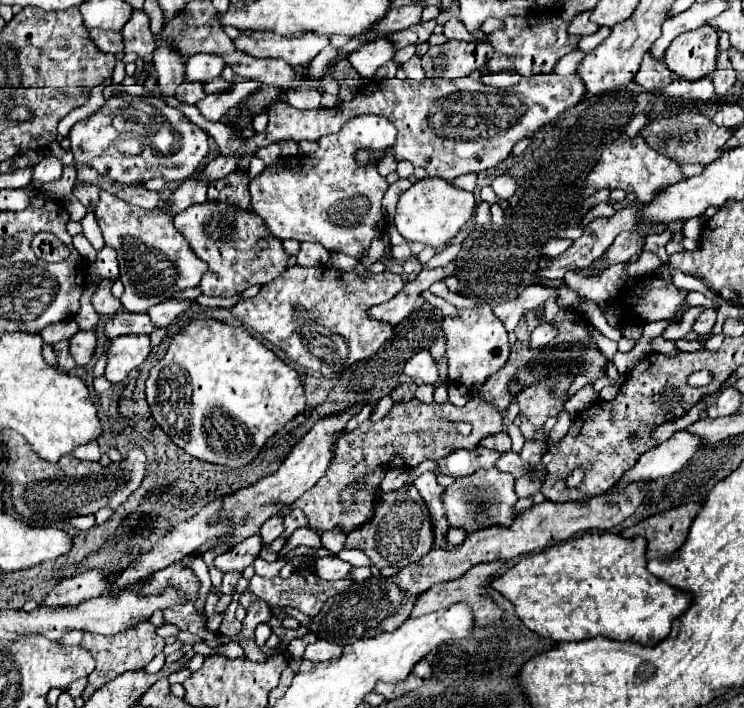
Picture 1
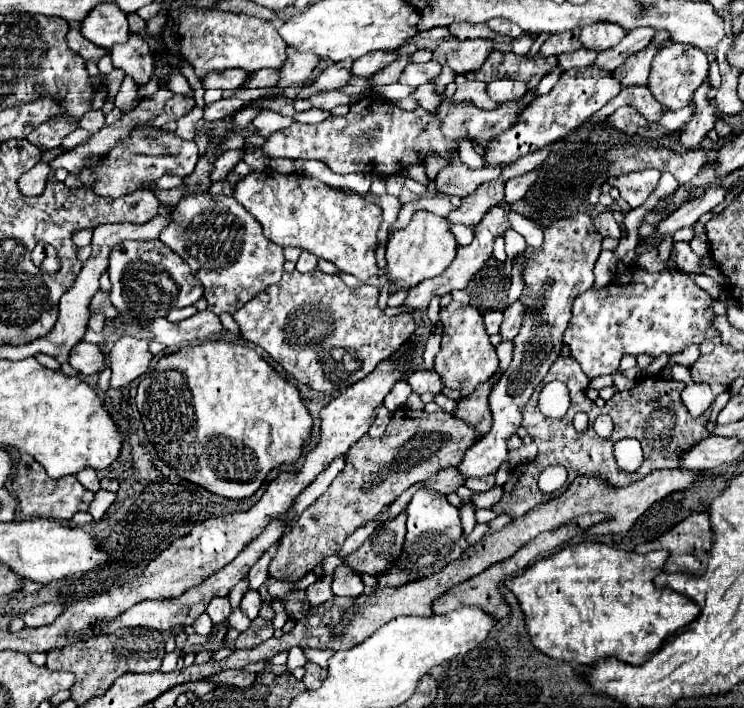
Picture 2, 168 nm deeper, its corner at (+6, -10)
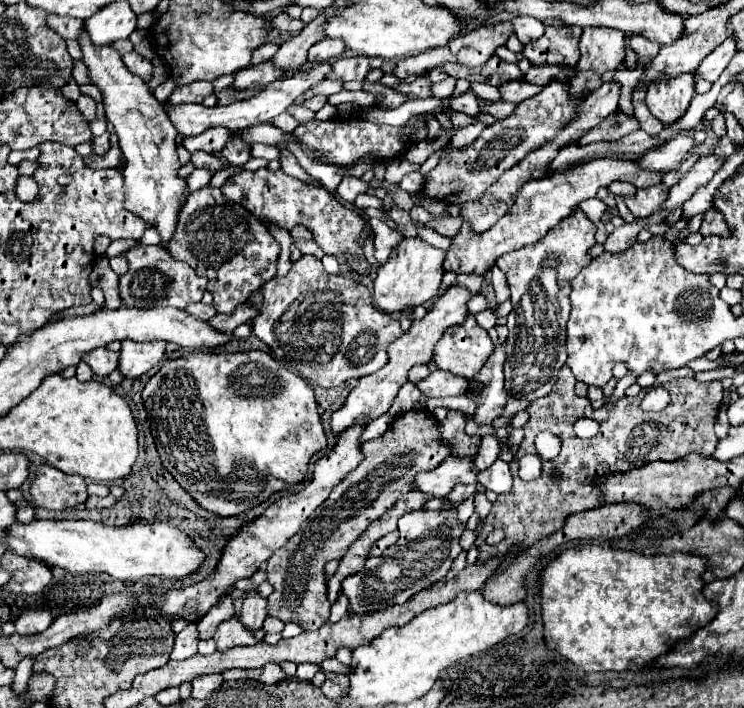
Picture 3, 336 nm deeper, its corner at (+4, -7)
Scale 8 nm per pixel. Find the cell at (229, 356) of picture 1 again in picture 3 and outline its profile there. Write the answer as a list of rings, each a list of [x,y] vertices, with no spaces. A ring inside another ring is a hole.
[[[200,351],[166,361],[146,383],[142,401],[162,465],[202,509],[218,517],[240,517],[270,495],[304,481],[312,455],[326,447],[312,385],[264,351],[234,355]]]

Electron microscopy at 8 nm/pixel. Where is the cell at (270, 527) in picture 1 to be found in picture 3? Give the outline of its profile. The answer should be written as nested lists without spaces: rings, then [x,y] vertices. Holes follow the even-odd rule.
[[[258,591],[244,593],[242,609],[240,609],[240,621],[246,629],[258,631],[262,629],[262,623],[266,619],[266,599],[258,595]]]

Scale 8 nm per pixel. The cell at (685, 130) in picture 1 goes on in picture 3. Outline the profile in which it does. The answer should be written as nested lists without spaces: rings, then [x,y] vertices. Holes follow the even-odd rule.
[[[594,159],[588,163],[574,165],[568,171],[548,175],[542,181],[528,181],[526,185],[522,185],[516,203],[512,205],[512,211],[506,213],[506,217],[498,219],[494,227],[490,227],[486,233],[474,237],[474,233],[470,233],[470,225],[466,223],[462,225],[460,233],[452,239],[452,247],[446,255],[444,269],[450,269],[454,273],[478,273],[478,275],[486,273],[496,263],[496,257],[520,249],[524,245],[536,243],[554,225],[558,225],[562,217],[570,215],[570,211],[574,211],[574,207],[578,207],[580,201],[596,197],[600,187],[608,187],[614,181],[628,181],[634,187],[652,187],[654,183],[662,181],[662,175],[656,171],[642,171],[632,161]]]

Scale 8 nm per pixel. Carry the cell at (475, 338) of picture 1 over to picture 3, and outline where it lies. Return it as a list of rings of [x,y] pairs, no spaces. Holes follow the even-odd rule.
[[[468,315],[462,325],[446,329],[442,339],[434,347],[434,363],[438,369],[450,371],[458,377],[470,381],[474,387],[474,375],[492,355],[494,345],[488,333],[474,321],[474,315]]]

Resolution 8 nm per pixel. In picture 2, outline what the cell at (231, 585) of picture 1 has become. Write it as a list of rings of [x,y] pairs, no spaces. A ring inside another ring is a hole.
[[[214,598],[210,604],[208,604],[208,610],[206,610],[212,618],[212,624],[218,624],[222,622],[224,618],[228,618],[230,614],[230,604],[228,604],[228,598]]]

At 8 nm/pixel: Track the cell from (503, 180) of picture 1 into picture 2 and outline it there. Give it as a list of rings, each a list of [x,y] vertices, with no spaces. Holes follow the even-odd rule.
[[[534,170],[534,172],[528,172],[524,176],[506,180],[506,184],[504,184],[504,200],[506,202],[518,202],[518,200],[522,200],[522,196],[528,192],[532,182],[536,182],[536,178],[538,178],[538,174]]]

